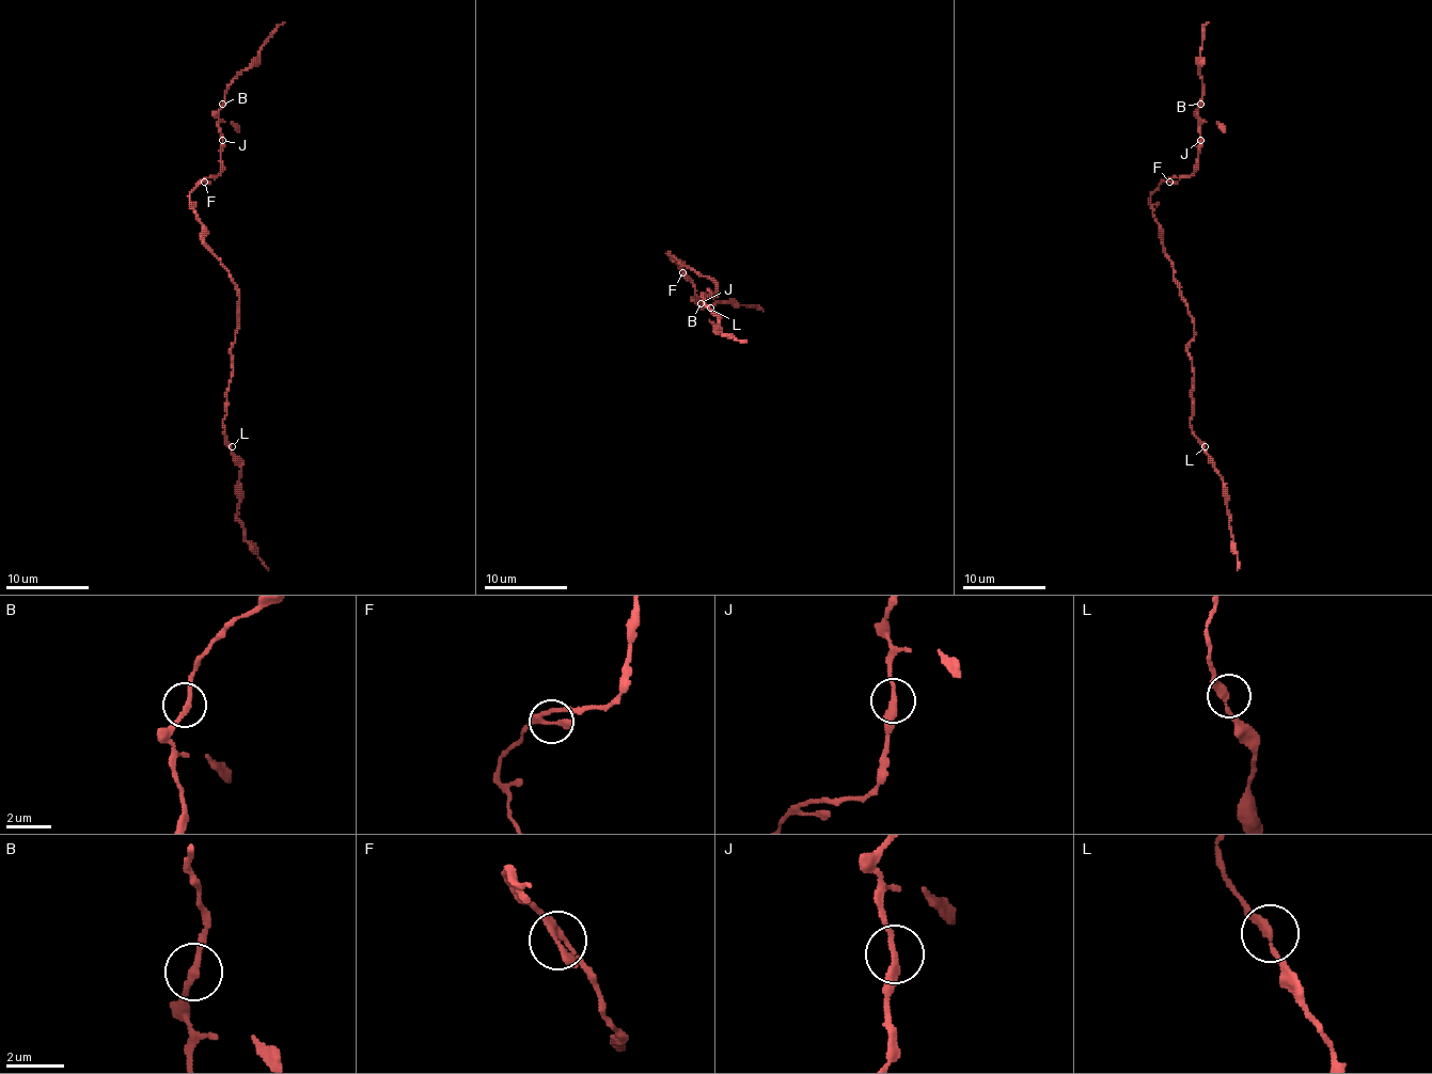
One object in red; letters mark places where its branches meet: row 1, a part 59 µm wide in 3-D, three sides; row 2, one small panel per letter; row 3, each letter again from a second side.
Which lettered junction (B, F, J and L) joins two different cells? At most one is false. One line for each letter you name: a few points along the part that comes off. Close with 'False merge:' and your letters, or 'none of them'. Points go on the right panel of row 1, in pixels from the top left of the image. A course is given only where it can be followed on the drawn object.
False merge: none of them

